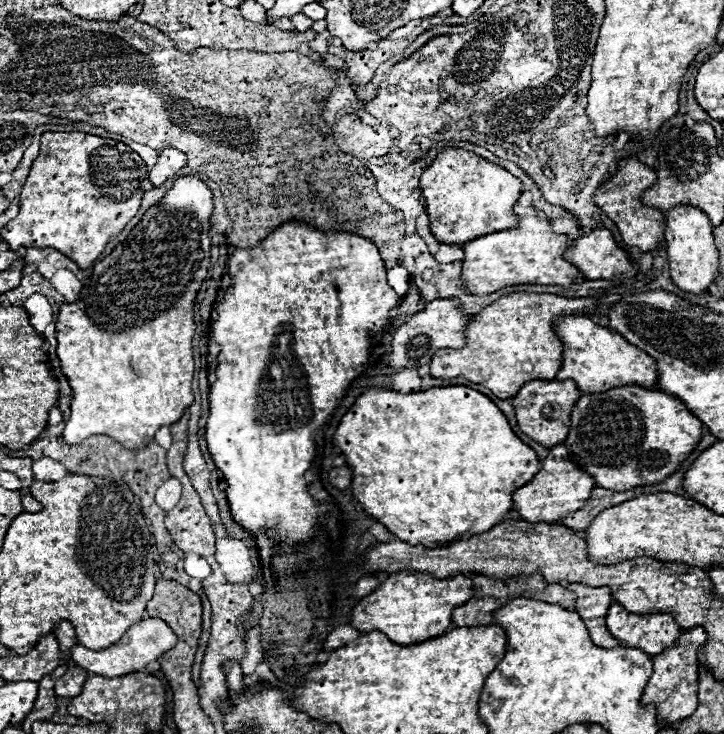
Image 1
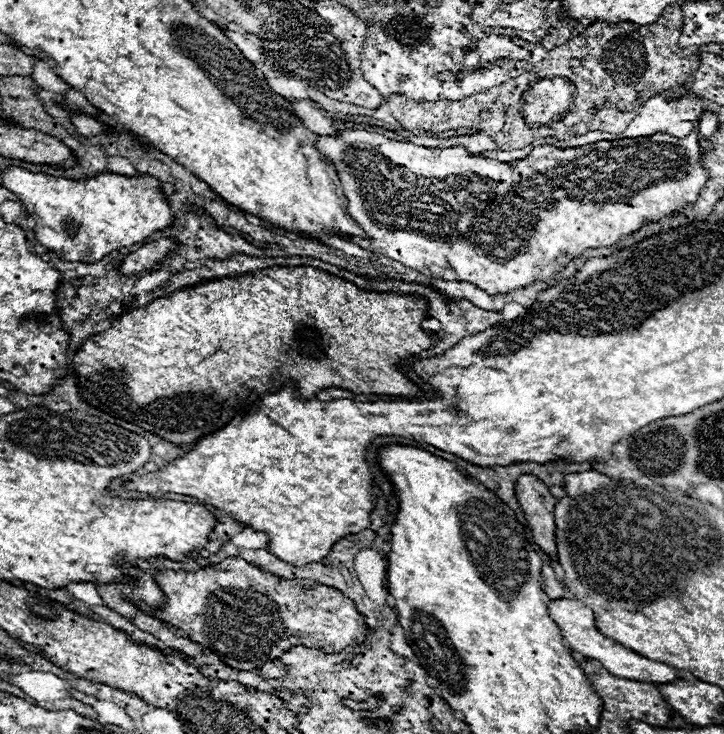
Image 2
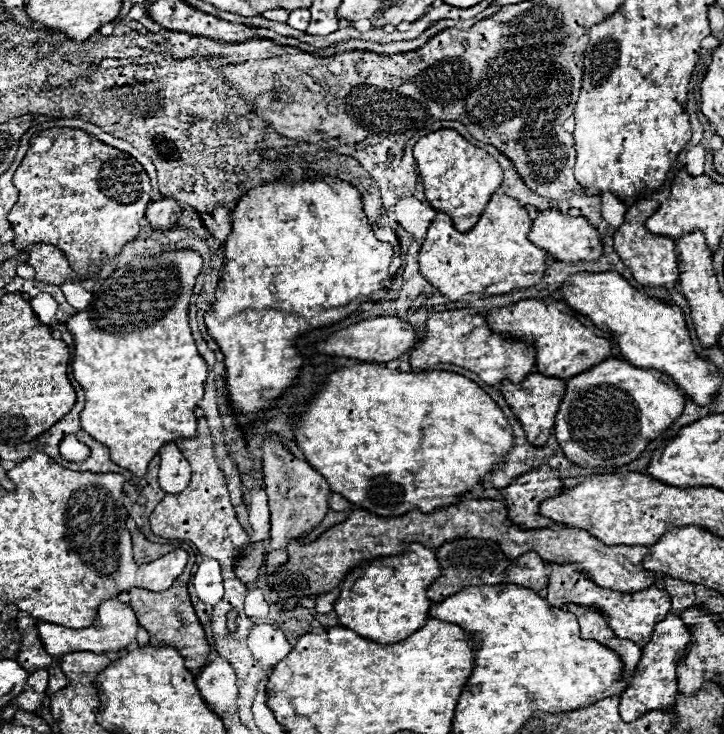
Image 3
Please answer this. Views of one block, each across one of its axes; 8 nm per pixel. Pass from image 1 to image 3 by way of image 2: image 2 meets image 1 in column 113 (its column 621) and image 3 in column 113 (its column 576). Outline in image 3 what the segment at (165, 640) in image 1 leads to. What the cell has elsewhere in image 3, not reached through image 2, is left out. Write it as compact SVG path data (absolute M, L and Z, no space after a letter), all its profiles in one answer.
M118 600L102 602L100 608L98 608L98 620L96 622L98 624L94 624L90 628L82 628L82 630L40 622L38 632L40 632L40 638L44 642L46 652L52 654L52 656L58 656L58 658L64 656L64 654L72 654L72 652L94 652L94 654L122 652L124 648L128 648L136 642L138 618L136 618L136 612L128 604L122 604Z

